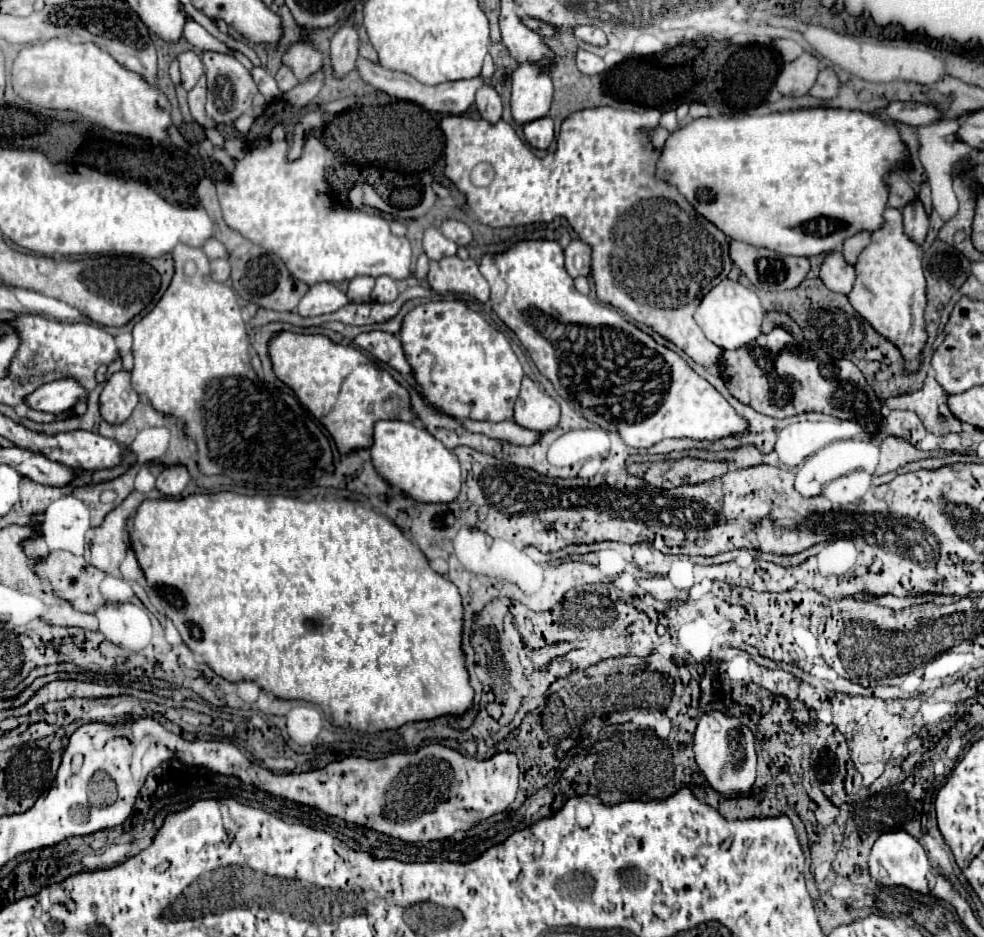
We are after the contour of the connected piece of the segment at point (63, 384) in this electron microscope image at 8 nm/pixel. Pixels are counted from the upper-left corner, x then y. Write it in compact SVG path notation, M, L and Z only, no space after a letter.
M58 380L50 384L42 384L34 392L24 398L24 404L32 410L62 414L68 412L78 396L86 396L86 390L76 380Z

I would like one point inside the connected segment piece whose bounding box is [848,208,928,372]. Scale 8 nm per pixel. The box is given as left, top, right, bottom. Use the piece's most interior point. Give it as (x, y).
(890, 292)

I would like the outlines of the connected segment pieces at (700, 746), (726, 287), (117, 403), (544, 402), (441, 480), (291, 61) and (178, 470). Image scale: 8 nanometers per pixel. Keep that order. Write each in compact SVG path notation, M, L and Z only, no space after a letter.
M720 712L704 714L694 734L694 756L706 782L726 800L752 796L752 786L756 780L754 736L738 718L730 718Z
M722 280L716 288L712 288L702 298L702 304L694 312L694 320L702 328L702 332L706 334L708 340L712 340L714 344L718 344L724 350L738 350L762 334L760 326L762 326L764 314L766 314L766 310L762 308L756 292L742 286L740 282Z
M124 370L116 372L106 382L100 394L100 416L108 424L122 424L130 418L138 400L140 398L130 384L130 372L124 372Z
M524 376L522 390L514 408L514 422L522 424L524 428L546 432L560 422L560 406L530 378Z
M384 420L374 426L374 444L370 446L372 464L378 474L408 498L424 504L450 504L460 492L460 464L440 440L428 430L400 420Z
M310 42L294 44L284 54L284 64L294 72L298 82L306 82L312 74L316 74L322 66L322 60L324 56Z
M172 466L172 468L164 468L158 478L156 478L156 488L170 498L176 498L182 494L182 490L186 488L190 476L188 470L184 466Z

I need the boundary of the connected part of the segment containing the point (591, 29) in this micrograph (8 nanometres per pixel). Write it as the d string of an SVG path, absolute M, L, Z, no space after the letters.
M576 26L574 28L576 38L592 44L592 46L606 46L606 34L598 26Z

